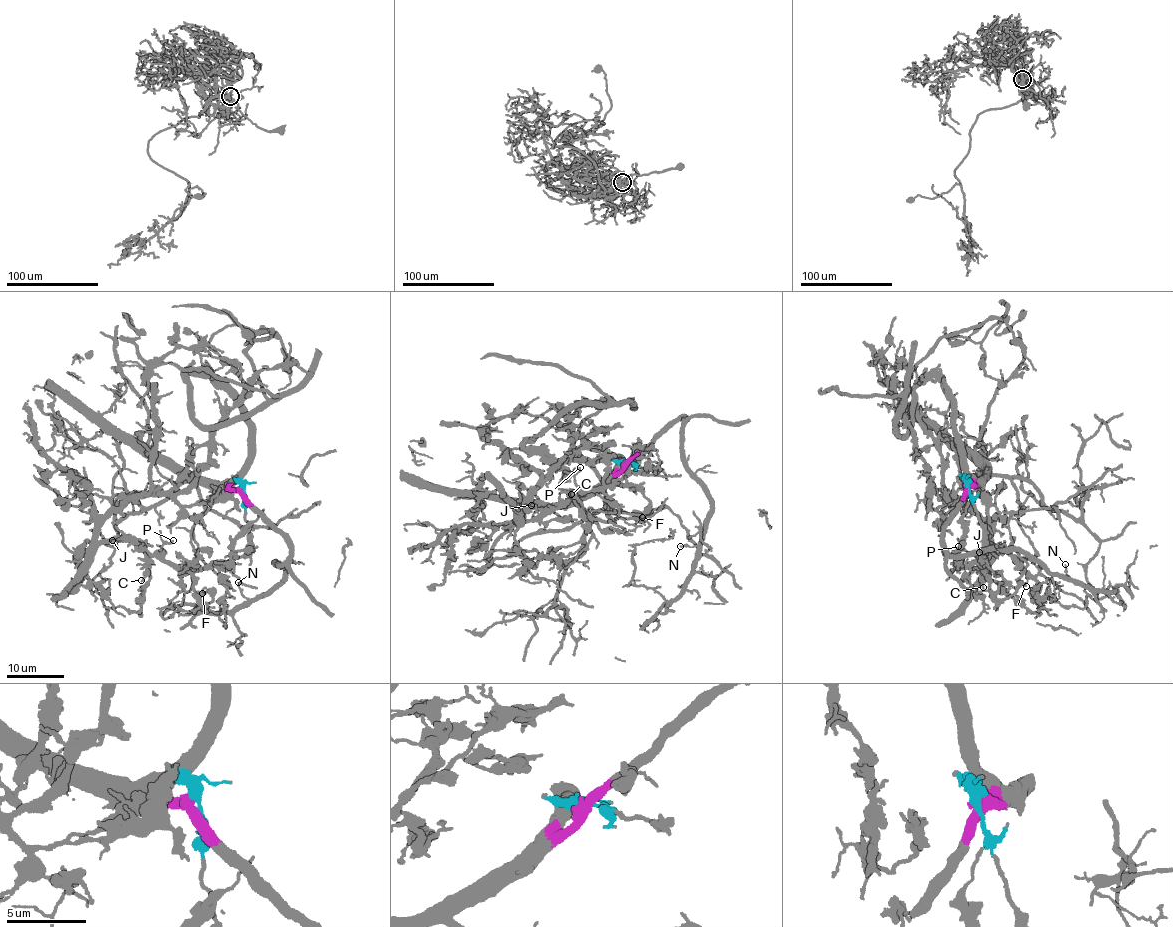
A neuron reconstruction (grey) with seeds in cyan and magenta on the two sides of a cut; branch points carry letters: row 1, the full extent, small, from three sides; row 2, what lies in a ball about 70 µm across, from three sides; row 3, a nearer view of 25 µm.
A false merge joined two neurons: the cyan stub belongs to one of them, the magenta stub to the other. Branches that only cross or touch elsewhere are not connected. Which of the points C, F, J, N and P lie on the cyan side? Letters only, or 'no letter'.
C, F, J, P

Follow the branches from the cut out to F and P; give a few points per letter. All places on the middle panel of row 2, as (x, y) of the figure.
F: (628, 463), (650, 470), (656, 468), (628, 472), (616, 482), (638, 488), (647, 497), (649, 502), (642, 517)
P: (628, 463), (650, 470), (656, 468), (628, 472), (612, 486), (582, 489), (574, 483), (579, 468)

